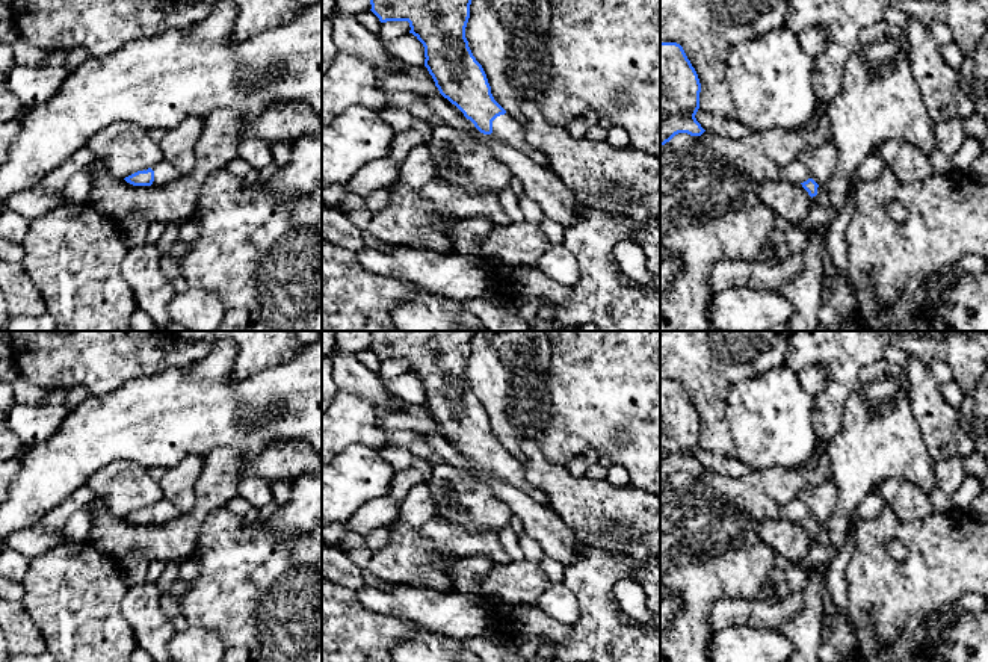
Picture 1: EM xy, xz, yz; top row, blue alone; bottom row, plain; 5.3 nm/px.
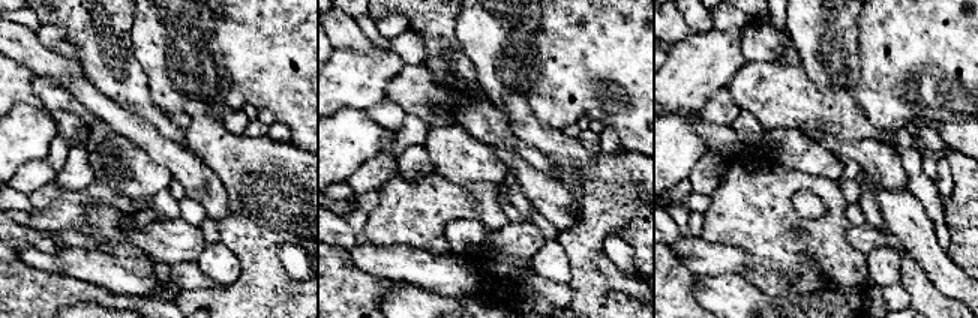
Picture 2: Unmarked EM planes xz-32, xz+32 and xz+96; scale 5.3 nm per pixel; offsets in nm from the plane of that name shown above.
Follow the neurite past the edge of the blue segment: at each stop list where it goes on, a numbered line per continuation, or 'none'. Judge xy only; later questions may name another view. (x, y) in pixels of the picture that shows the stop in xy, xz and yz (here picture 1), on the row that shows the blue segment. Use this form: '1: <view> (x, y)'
1: xy (163, 171)

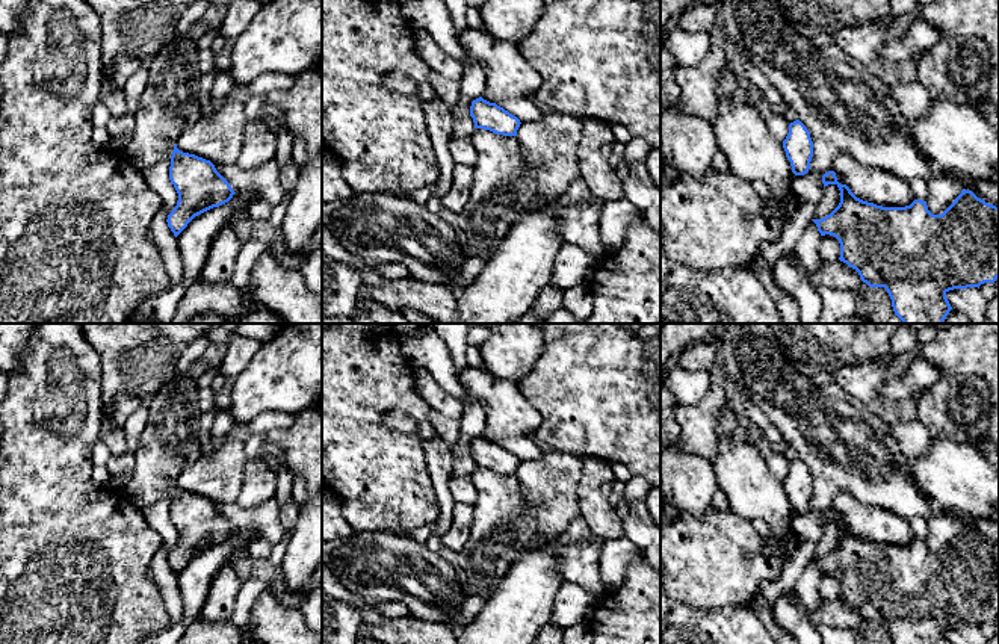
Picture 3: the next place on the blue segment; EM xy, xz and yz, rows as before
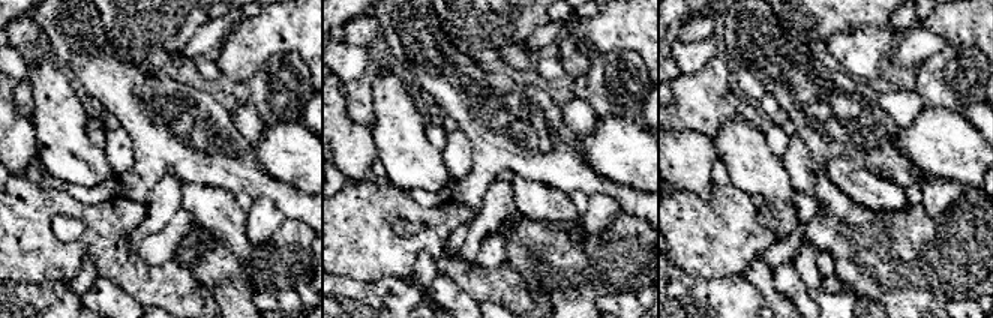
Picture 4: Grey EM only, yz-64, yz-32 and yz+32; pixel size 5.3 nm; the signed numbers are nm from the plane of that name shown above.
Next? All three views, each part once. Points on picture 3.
none

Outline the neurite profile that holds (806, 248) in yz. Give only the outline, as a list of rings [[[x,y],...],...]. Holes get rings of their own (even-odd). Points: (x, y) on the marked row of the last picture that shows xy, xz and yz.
[[[812,221],[793,248],[795,254],[798,255],[800,265],[804,271],[813,272],[819,268],[822,262],[818,254],[818,245],[821,239],[822,236],[818,231],[816,224]]]

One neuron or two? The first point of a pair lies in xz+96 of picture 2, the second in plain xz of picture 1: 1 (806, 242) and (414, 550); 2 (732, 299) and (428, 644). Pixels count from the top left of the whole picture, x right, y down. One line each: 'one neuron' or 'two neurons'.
1: one neuron
2: one neuron

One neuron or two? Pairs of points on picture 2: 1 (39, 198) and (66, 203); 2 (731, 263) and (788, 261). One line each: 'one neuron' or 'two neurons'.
1: two neurons
2: two neurons

